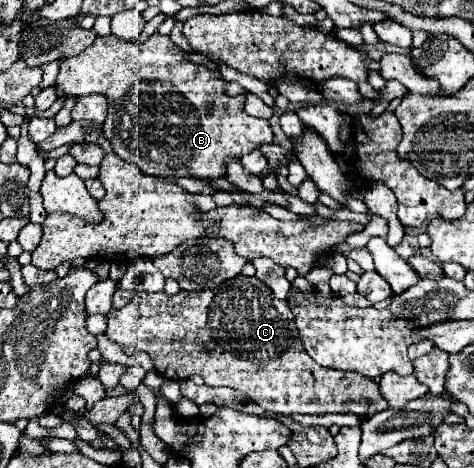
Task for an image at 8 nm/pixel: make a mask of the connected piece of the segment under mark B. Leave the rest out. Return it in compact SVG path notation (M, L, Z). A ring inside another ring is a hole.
M157 31L145 43L125 43L115 35L97 37L87 51L61 63L55 85L59 85L67 95L103 93L109 101L109 113L103 123L105 139L111 141L113 153L117 153L125 161L139 165L141 171L147 175L175 179L217 179L223 177L223 159L227 159L227 155L243 157L263 143L273 143L273 133L267 119L251 117L243 109L247 89L235 99L229 97L225 93L225 79L219 71L211 71L209 67L197 63L189 65L187 55L169 36L161 35Z

